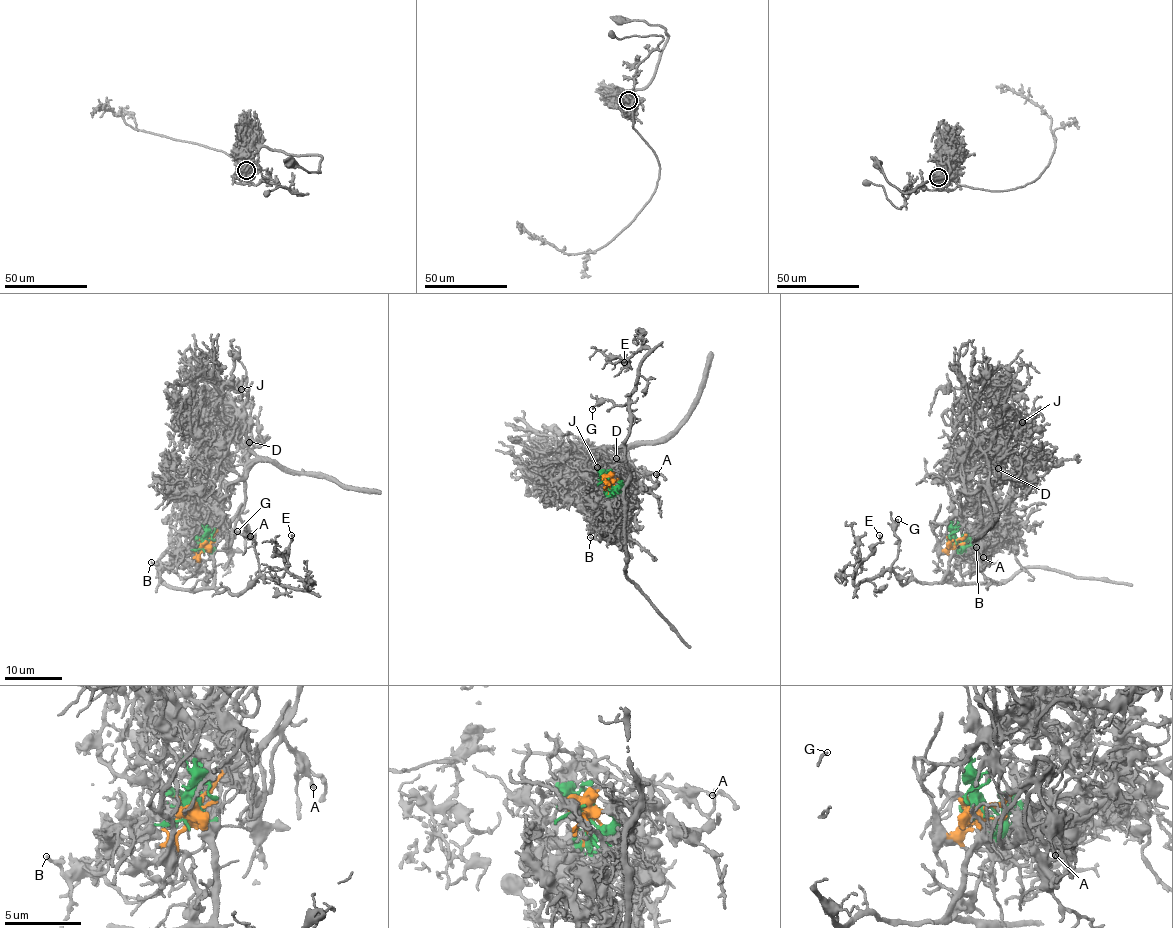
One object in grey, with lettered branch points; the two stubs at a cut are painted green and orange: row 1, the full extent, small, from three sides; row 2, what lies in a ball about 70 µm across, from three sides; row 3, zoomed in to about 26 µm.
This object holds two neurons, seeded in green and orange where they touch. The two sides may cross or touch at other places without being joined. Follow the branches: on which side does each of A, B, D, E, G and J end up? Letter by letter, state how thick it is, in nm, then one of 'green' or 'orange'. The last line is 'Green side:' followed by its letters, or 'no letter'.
A: 160 nm | orange
B: 120 nm | orange
D: 140 nm | orange
E: 140 nm | green
G: 140 nm | green
J: 200 nm | orange
Green side: E, G

